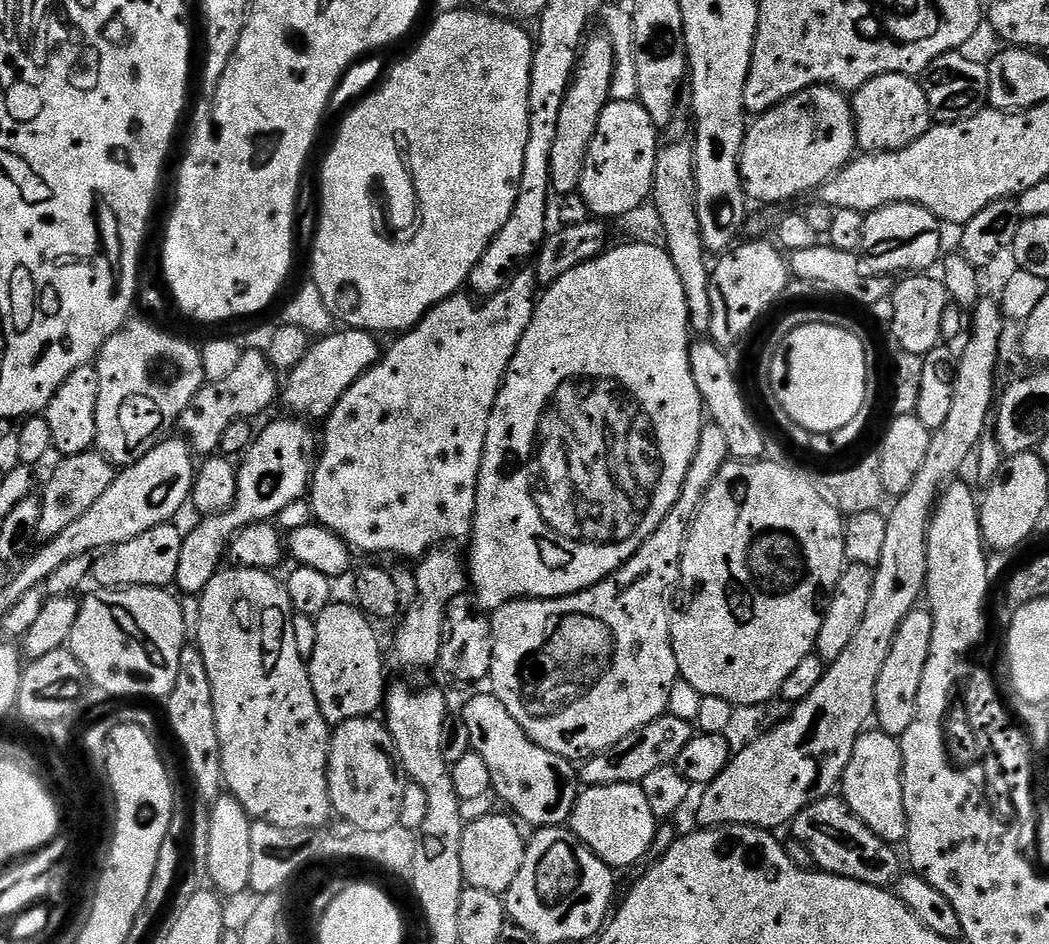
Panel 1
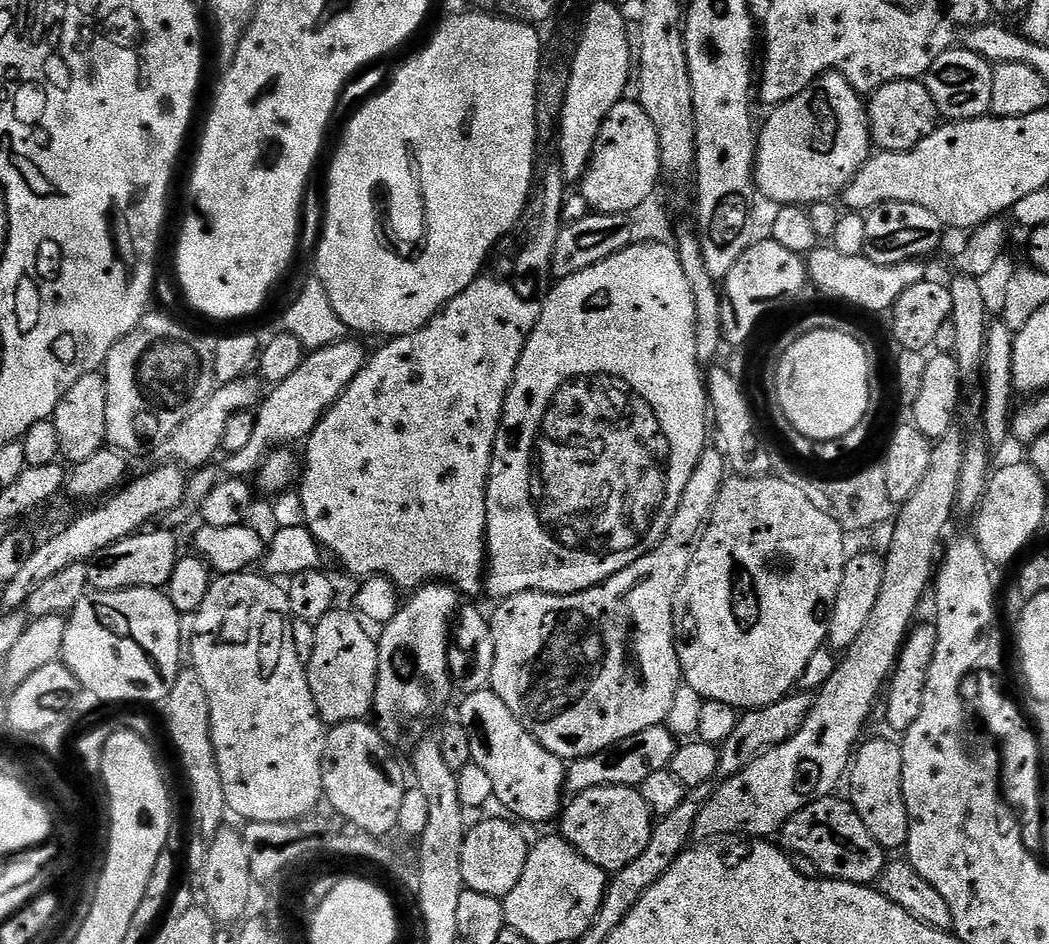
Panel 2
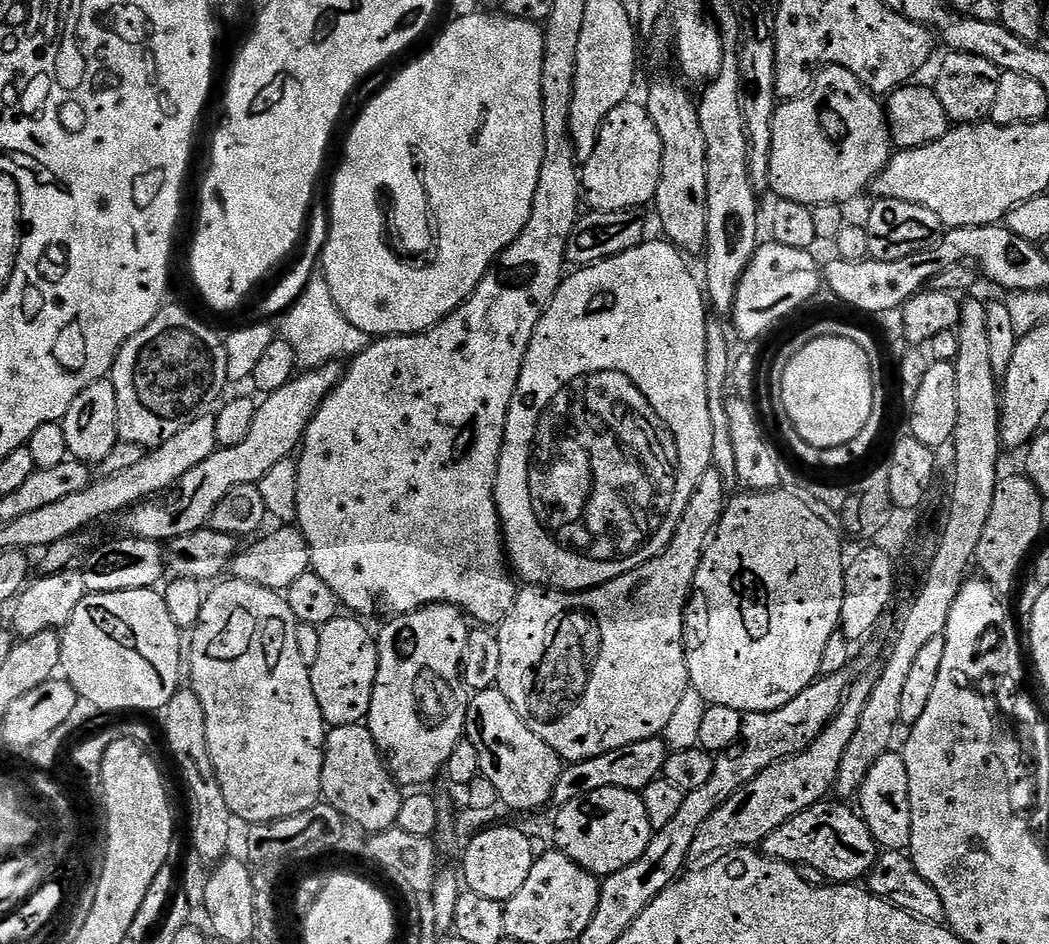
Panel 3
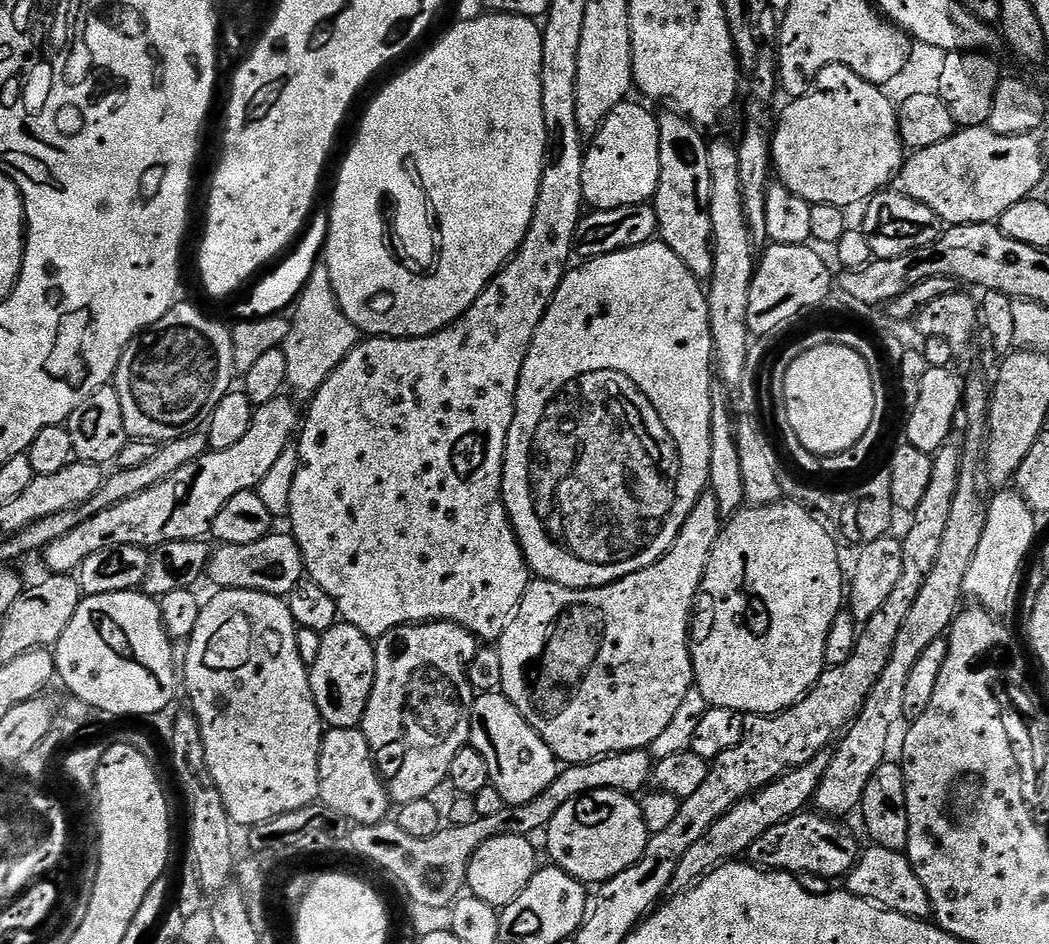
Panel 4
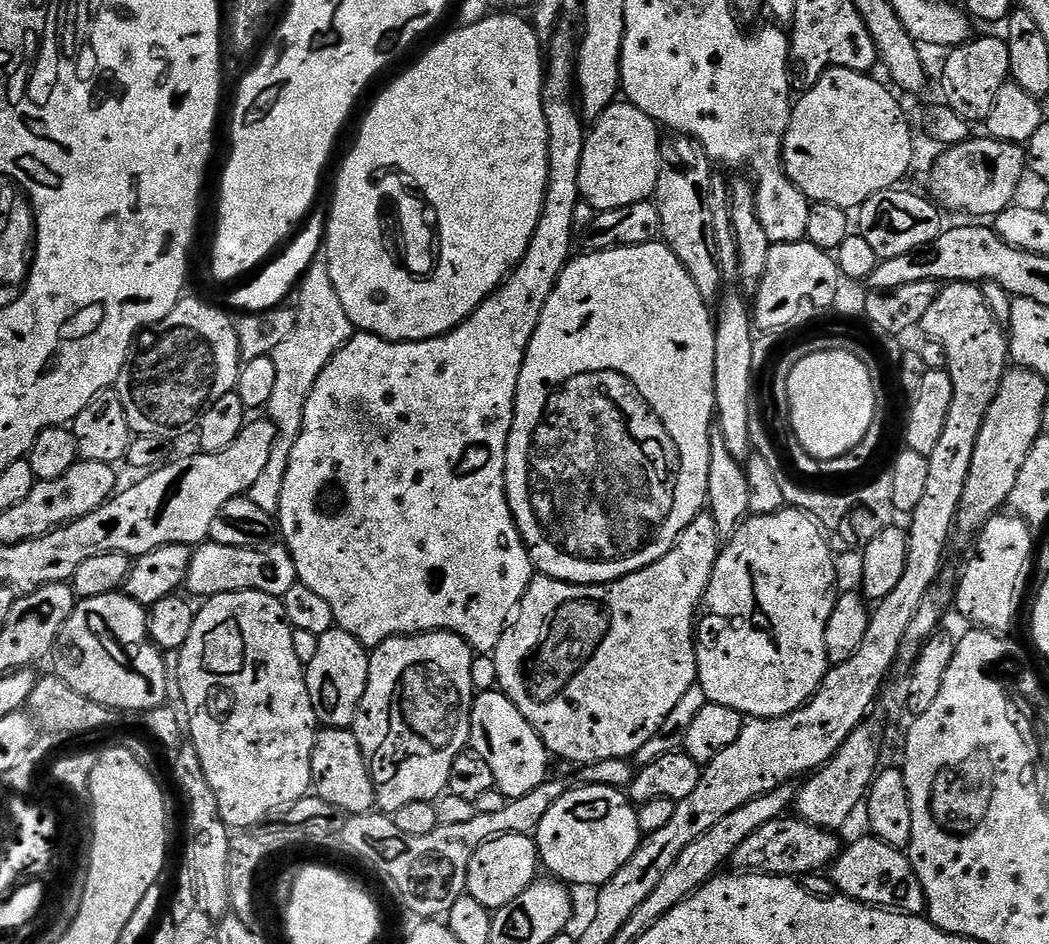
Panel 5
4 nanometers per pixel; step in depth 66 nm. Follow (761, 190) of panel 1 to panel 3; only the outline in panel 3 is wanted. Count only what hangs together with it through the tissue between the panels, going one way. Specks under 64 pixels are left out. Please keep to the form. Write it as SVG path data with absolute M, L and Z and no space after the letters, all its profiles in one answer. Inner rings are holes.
M829 64L815 77L811 89L803 96L785 100L774 114L774 134L768 155L768 188L780 200L799 204L847 205L847 200L860 196L883 170L894 154L892 135L888 133L886 108L866 85L858 82L850 70Z

